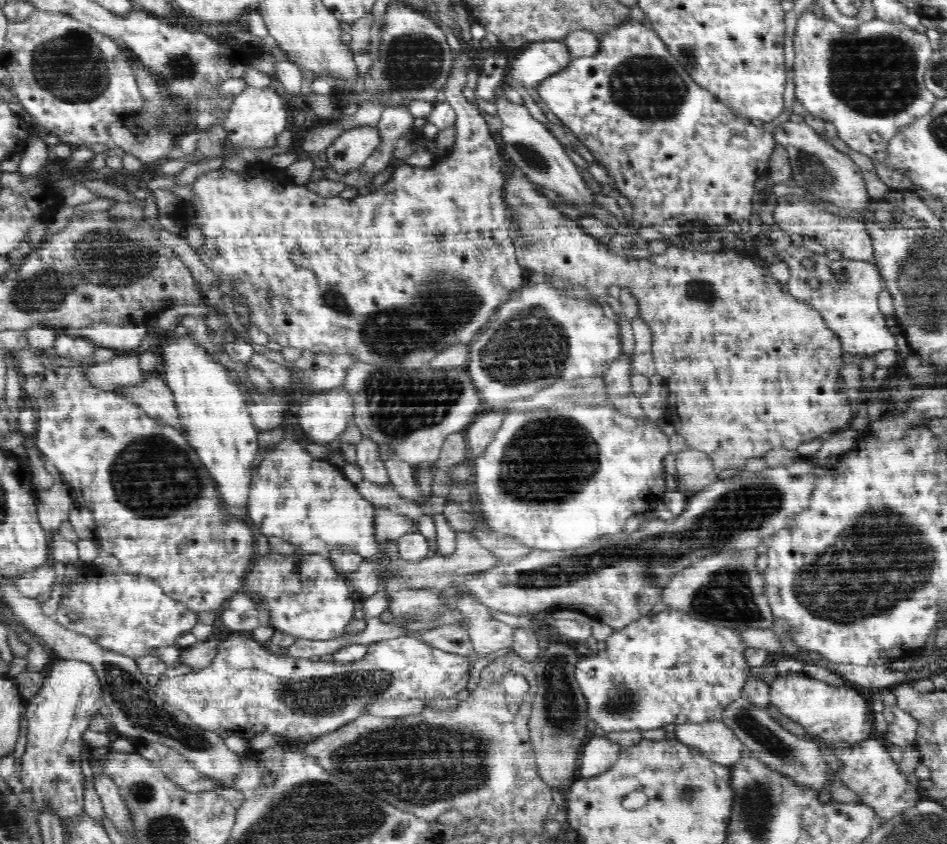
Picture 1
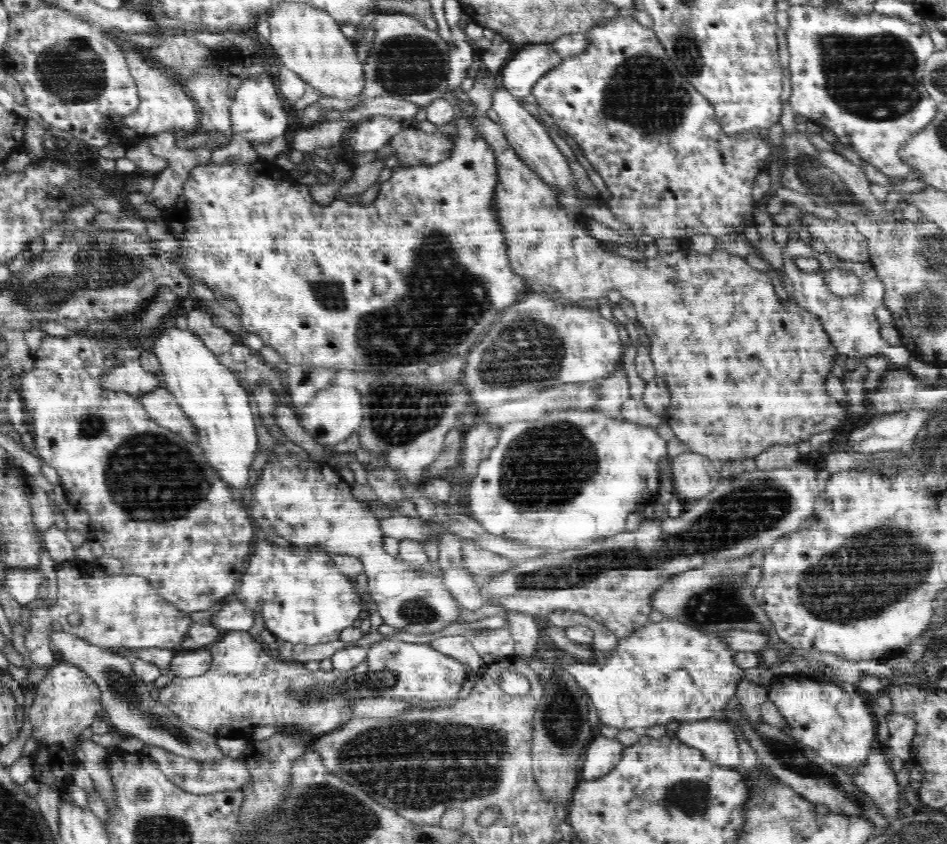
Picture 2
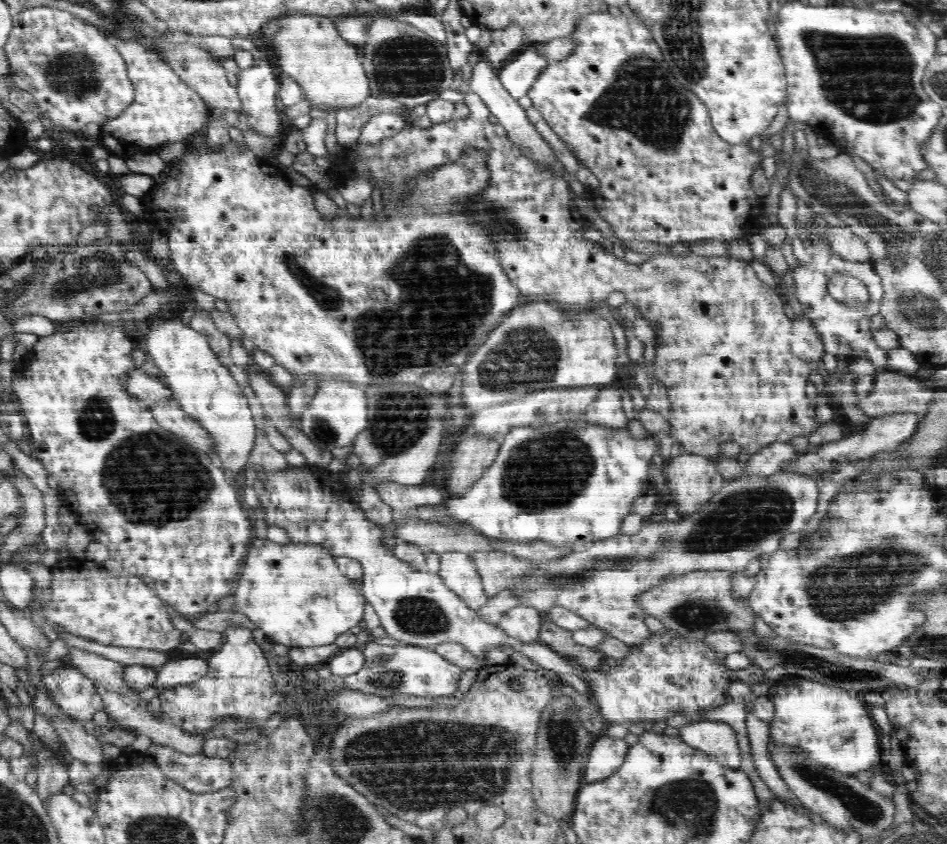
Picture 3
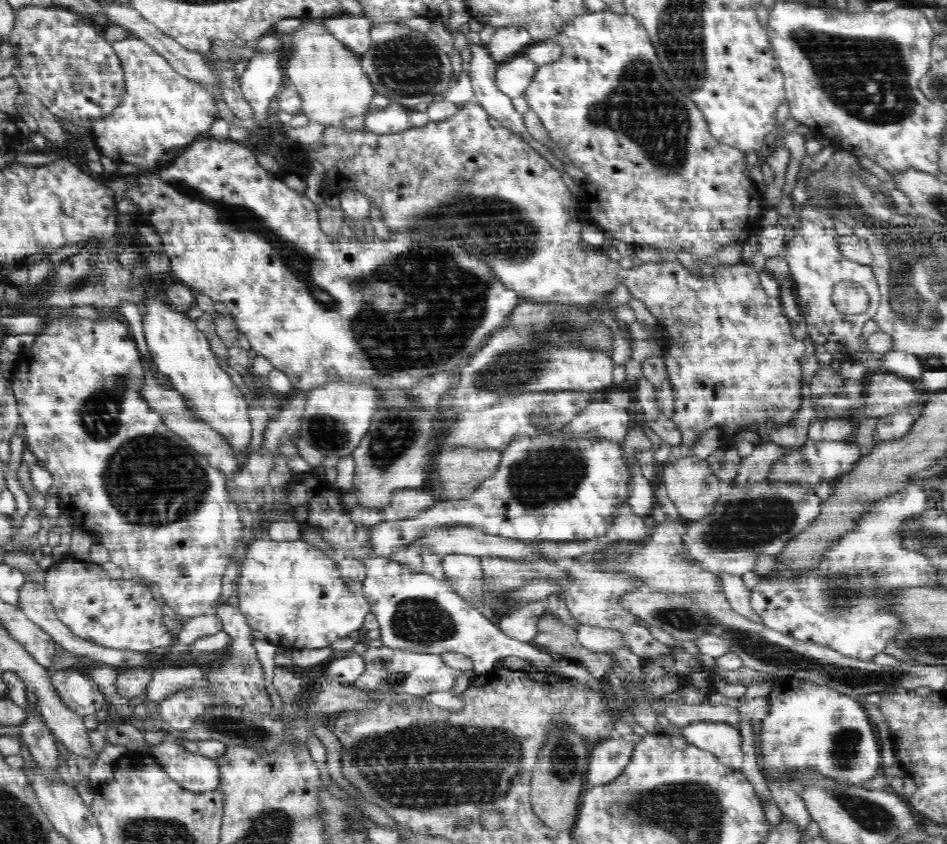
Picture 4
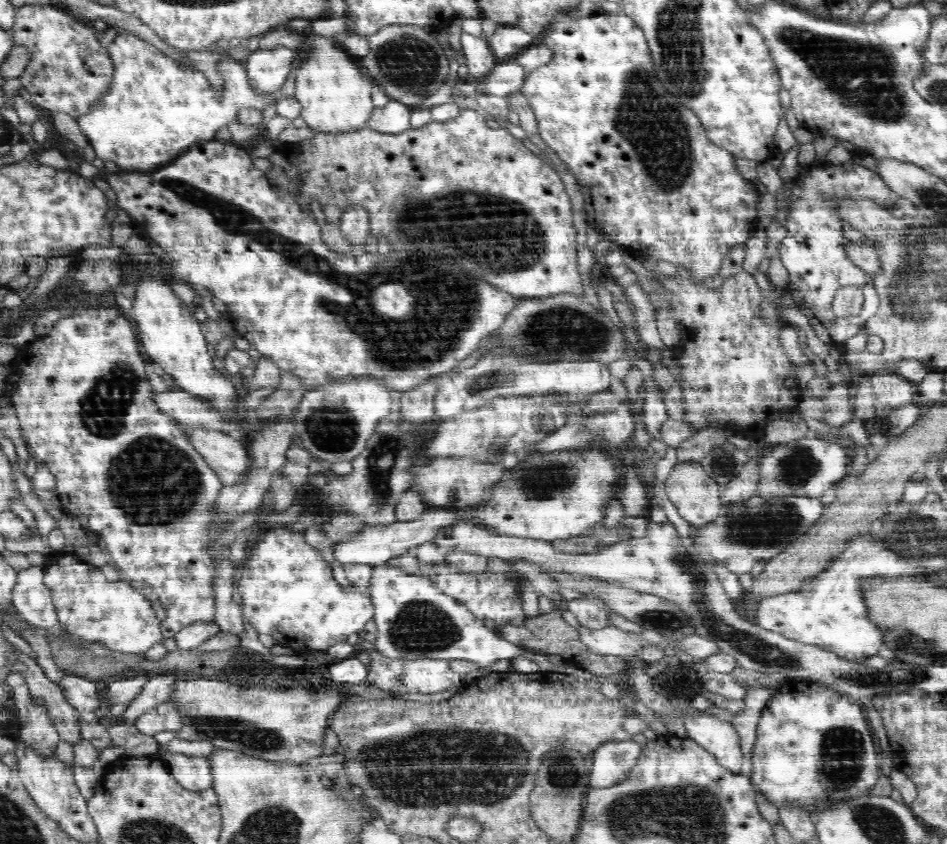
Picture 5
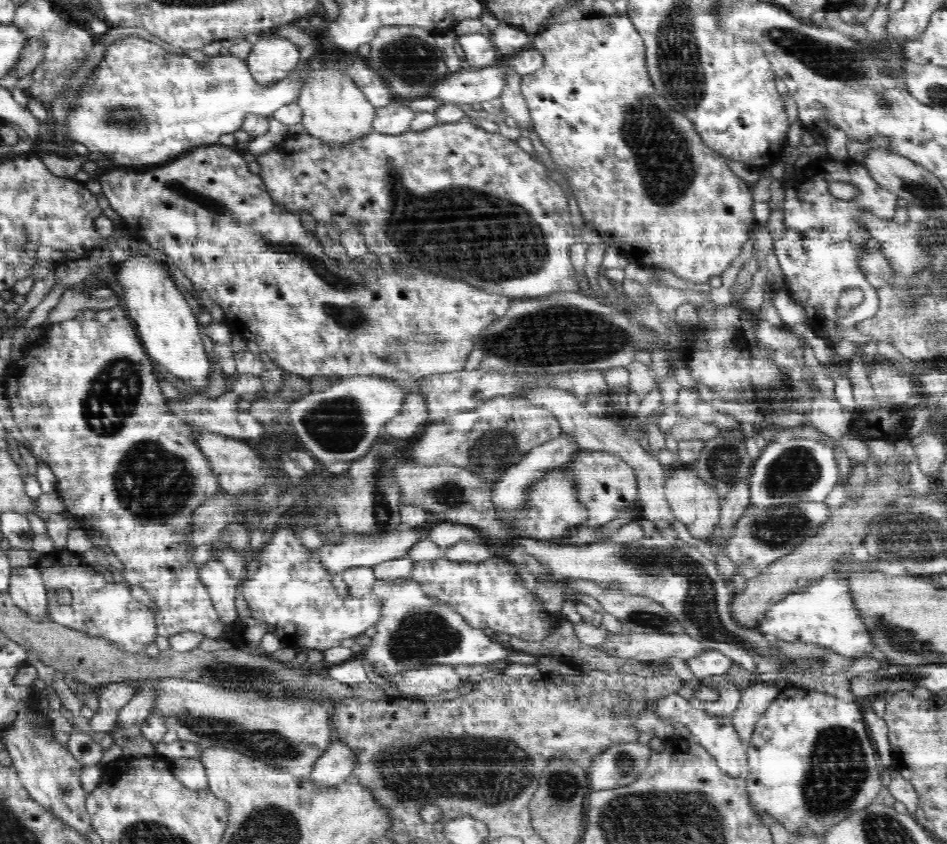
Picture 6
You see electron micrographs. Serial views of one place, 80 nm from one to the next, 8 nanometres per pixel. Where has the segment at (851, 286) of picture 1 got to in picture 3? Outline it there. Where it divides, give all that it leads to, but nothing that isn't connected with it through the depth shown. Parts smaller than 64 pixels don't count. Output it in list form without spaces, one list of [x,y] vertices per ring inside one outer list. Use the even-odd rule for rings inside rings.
[[[814,213],[808,222],[808,230],[806,232],[809,234],[809,240],[802,240],[796,236],[791,244],[793,253],[799,260],[798,266],[792,270],[796,285],[795,296],[801,304],[803,314],[813,324],[817,335],[824,342],[825,352],[830,354],[831,357],[868,358],[876,366],[877,373],[890,370],[906,372],[906,374],[917,374],[921,364],[918,364],[918,357],[914,356],[912,351],[902,347],[894,348],[894,350],[884,350],[874,343],[869,319],[879,312],[879,306],[884,296],[882,280],[874,270],[874,267],[871,266],[870,261],[866,263],[847,261],[834,253],[828,247],[828,243],[824,241],[824,234],[826,234],[828,226],[829,224],[822,215]],[[838,272],[840,274],[849,274],[862,280],[870,295],[867,306],[850,308],[830,296],[828,282]]]

